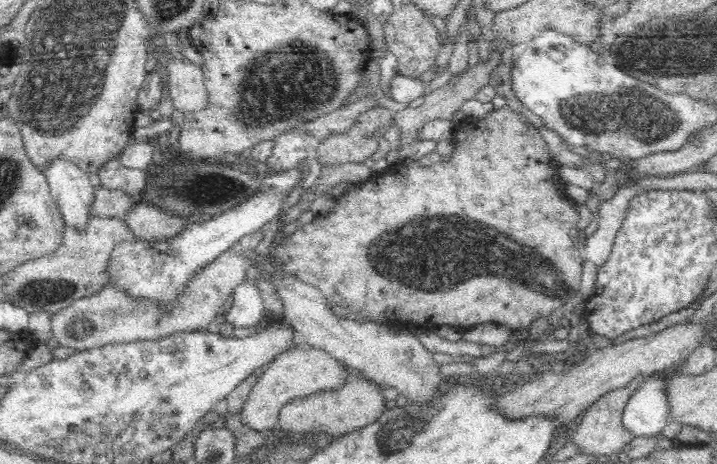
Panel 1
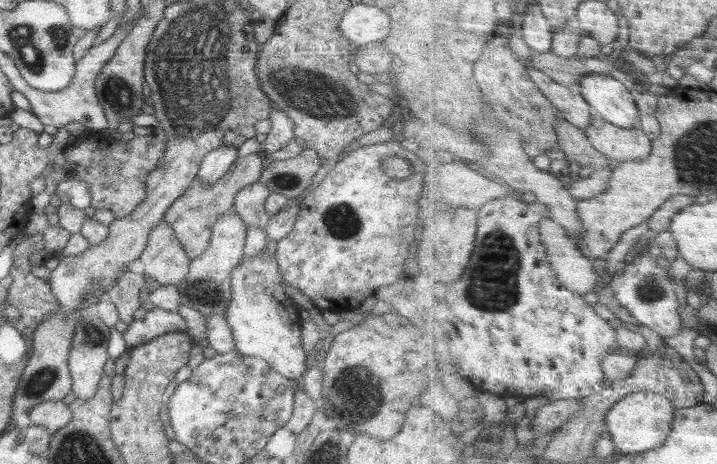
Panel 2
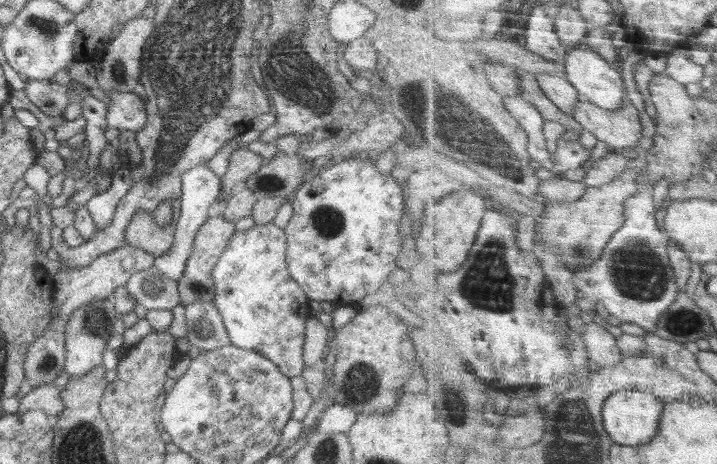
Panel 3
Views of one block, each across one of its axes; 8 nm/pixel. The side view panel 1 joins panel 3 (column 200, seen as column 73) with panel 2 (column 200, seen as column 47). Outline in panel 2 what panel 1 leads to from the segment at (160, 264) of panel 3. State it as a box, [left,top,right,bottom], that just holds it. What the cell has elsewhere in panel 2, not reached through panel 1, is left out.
[197,145,237,185]

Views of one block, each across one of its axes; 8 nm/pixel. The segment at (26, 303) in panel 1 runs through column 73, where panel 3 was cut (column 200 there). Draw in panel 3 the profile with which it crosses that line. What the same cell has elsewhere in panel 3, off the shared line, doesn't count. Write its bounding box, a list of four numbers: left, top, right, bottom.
[174,215,236,305]

